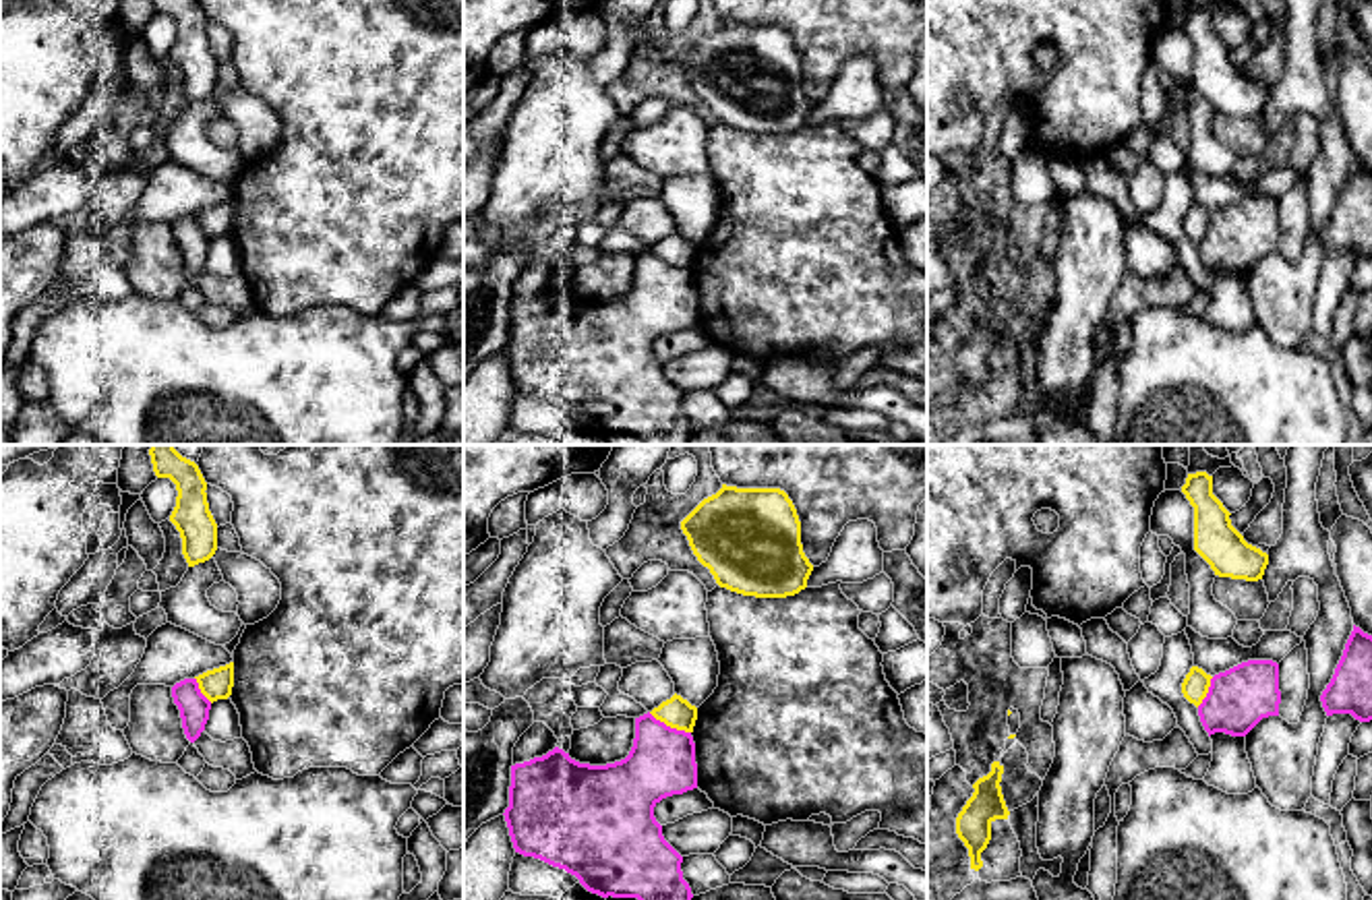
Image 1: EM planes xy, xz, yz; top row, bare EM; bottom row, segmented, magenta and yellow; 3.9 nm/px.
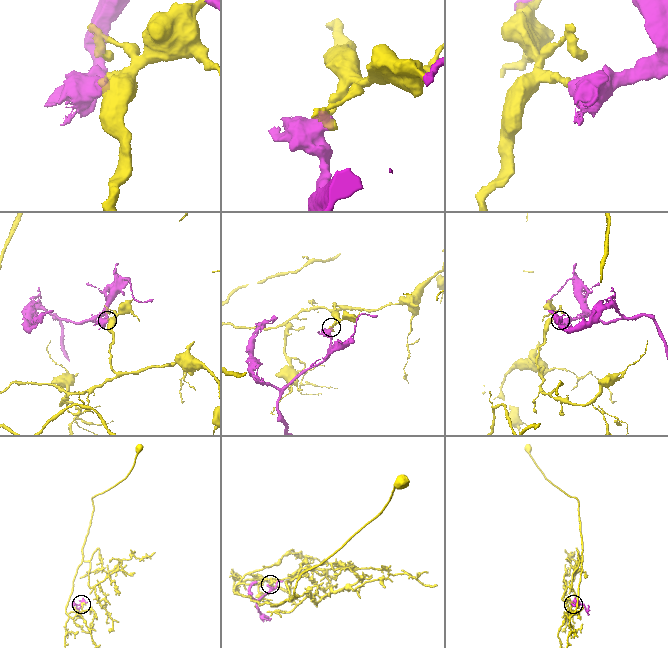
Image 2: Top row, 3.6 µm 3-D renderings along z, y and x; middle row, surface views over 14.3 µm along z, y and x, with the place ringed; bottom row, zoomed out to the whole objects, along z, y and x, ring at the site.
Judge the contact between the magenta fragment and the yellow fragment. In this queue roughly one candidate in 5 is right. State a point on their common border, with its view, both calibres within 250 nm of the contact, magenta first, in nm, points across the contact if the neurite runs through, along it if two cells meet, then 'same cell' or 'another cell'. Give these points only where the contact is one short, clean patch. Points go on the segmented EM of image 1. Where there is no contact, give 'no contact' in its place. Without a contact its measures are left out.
meets magenta in xz at (669, 727); 260 nm thick on the magenta side, 120 nm on the other; another cell

